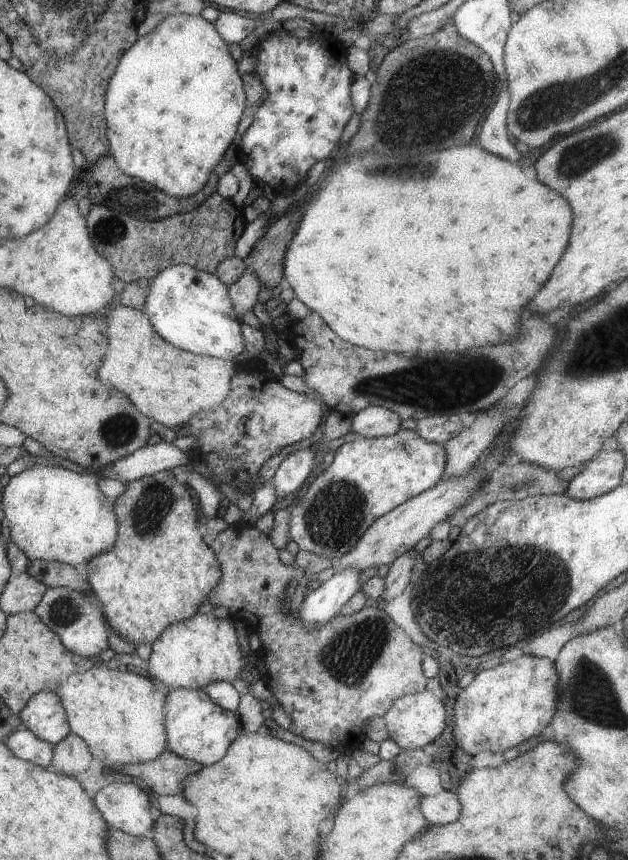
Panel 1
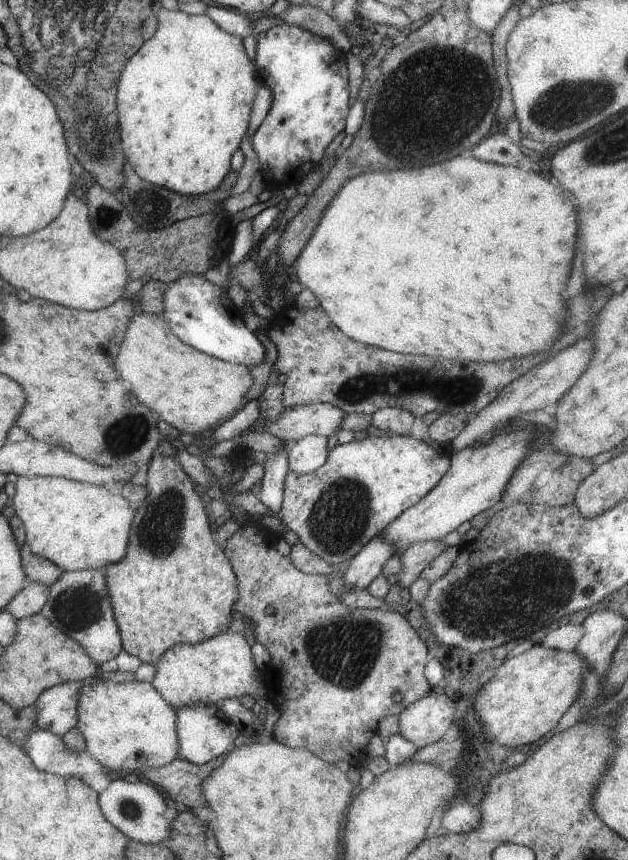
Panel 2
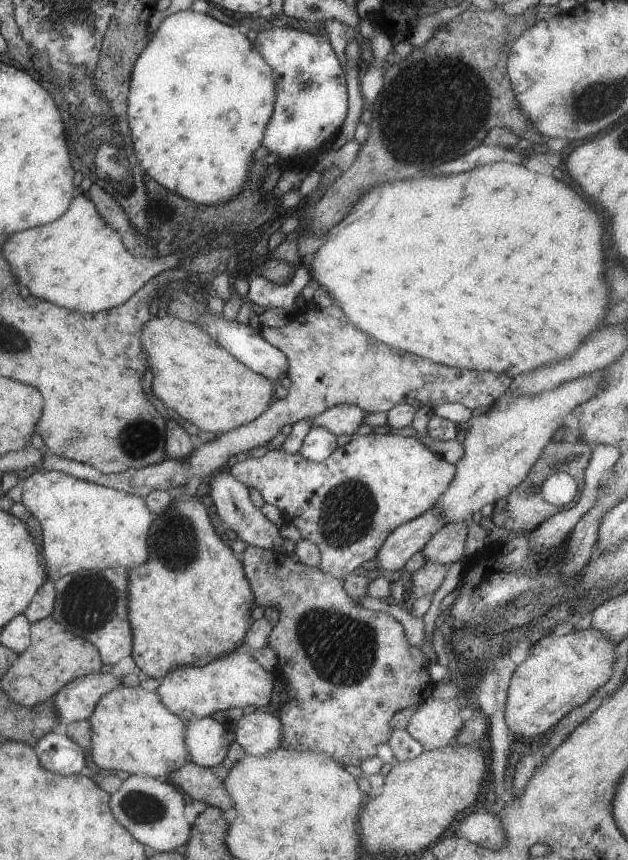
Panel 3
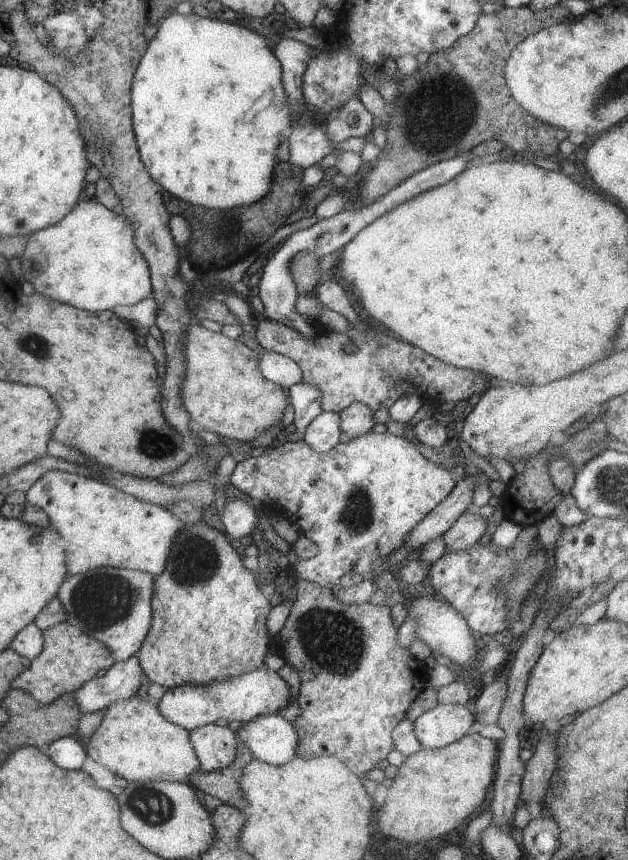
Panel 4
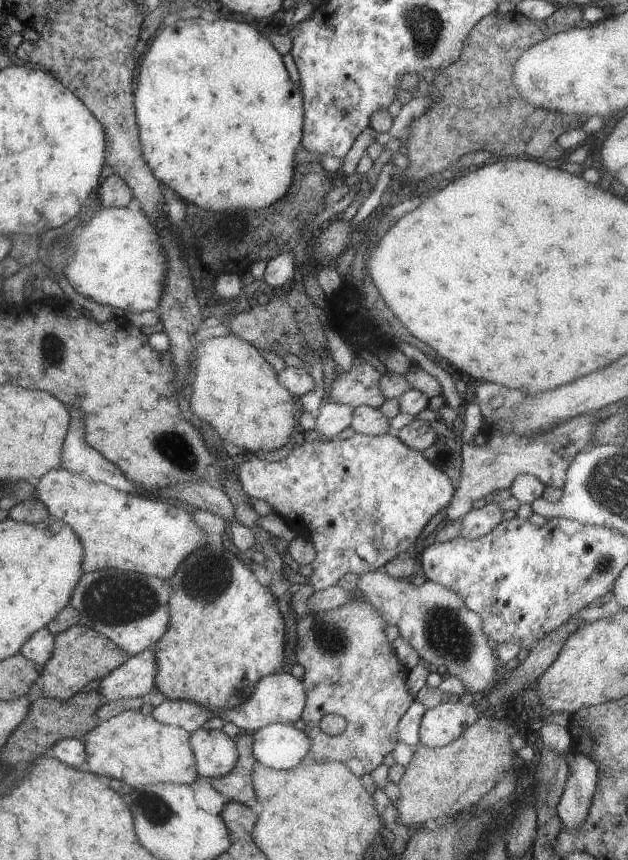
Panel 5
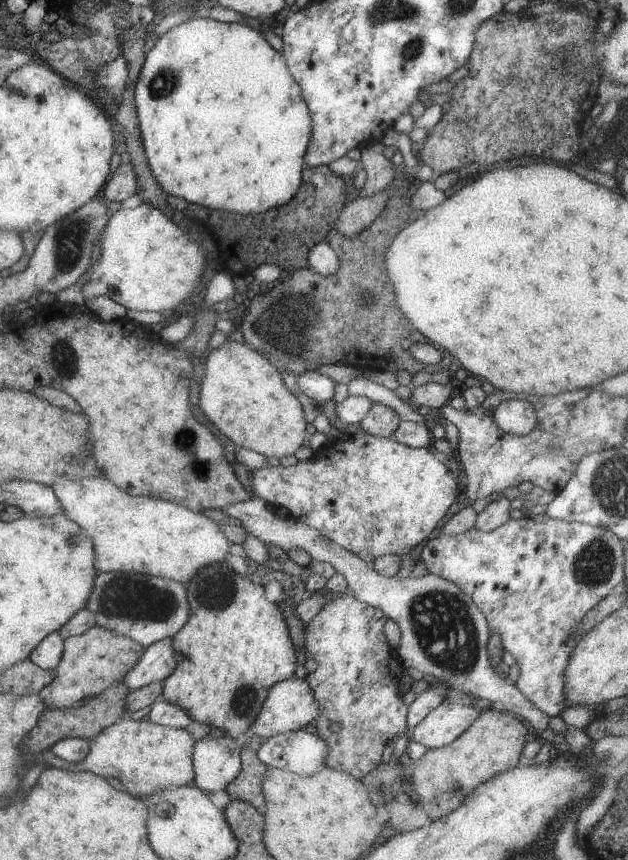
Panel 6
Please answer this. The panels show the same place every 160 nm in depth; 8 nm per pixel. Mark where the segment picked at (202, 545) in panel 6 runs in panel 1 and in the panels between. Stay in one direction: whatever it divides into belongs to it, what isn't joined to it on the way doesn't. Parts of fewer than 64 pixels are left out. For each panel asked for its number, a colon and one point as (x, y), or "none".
1: (53, 514)
2: (75, 525)
3: (84, 525)
4: (101, 526)
5: (116, 529)

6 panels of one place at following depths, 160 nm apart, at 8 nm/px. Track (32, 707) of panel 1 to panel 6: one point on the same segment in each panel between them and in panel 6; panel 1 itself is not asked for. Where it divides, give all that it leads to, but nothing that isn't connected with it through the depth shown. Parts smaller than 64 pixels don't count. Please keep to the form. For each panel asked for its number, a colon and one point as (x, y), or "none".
2: (56, 712)
3: (74, 701)
4: (121, 680)
5: (134, 678)
6: (157, 661)

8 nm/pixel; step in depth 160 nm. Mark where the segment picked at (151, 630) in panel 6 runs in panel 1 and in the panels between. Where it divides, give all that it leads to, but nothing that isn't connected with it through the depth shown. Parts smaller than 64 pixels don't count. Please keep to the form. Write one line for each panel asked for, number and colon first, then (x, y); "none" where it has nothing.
1: (76, 617)
2: (78, 604)
3: (92, 604)
4: (112, 606)
5: (130, 609)

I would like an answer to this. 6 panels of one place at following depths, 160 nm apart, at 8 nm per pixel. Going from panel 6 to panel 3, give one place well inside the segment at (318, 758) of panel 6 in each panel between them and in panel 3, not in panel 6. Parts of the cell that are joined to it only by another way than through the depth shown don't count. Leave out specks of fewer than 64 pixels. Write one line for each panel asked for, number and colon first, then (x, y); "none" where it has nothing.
3: (260, 732)
4: (269, 738)
5: (278, 746)

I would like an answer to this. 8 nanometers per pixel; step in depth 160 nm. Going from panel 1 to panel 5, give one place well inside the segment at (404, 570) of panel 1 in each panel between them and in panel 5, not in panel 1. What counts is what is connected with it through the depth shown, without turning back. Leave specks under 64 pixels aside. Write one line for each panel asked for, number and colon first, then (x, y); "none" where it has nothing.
2: (416, 556)
3: (446, 546)
4: (467, 529)
5: (476, 523)

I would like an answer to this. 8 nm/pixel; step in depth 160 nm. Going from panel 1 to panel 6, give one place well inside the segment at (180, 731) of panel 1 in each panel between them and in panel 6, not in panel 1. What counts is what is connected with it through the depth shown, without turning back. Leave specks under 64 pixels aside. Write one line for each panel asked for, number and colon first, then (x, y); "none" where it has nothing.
2: (203, 732)
3: (207, 739)
4: (215, 746)
5: (215, 753)
6: (215, 762)

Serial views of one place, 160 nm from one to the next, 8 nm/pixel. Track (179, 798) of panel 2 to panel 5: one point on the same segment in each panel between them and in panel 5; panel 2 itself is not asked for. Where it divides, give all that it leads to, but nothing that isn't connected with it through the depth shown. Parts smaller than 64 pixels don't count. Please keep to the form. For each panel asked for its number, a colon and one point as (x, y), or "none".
3: (197, 783)
4: (223, 784)
5: (236, 785)

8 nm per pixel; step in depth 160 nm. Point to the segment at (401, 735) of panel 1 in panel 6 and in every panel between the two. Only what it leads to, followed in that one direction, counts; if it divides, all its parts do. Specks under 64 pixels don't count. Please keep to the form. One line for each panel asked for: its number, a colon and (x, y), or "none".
2: (424, 721)
3: (436, 721)
4: (442, 725)
5: (439, 725)
6: (444, 723)

